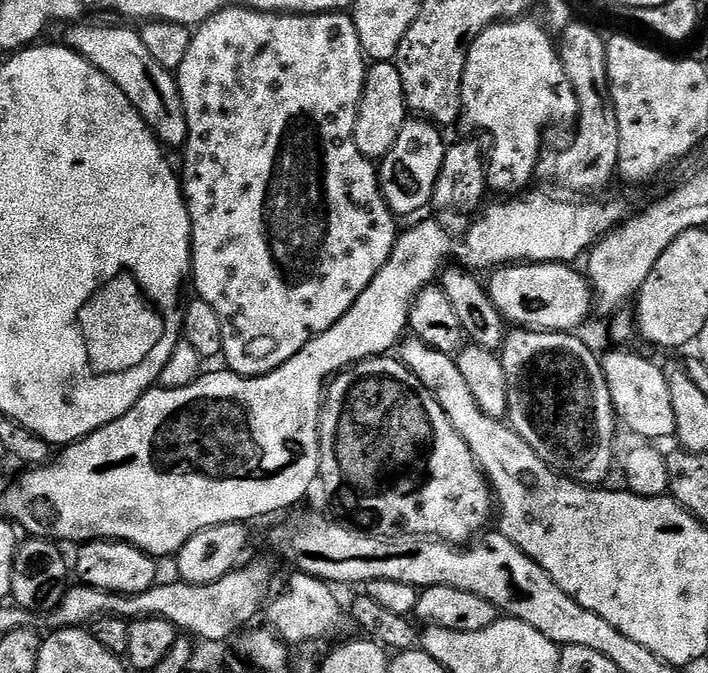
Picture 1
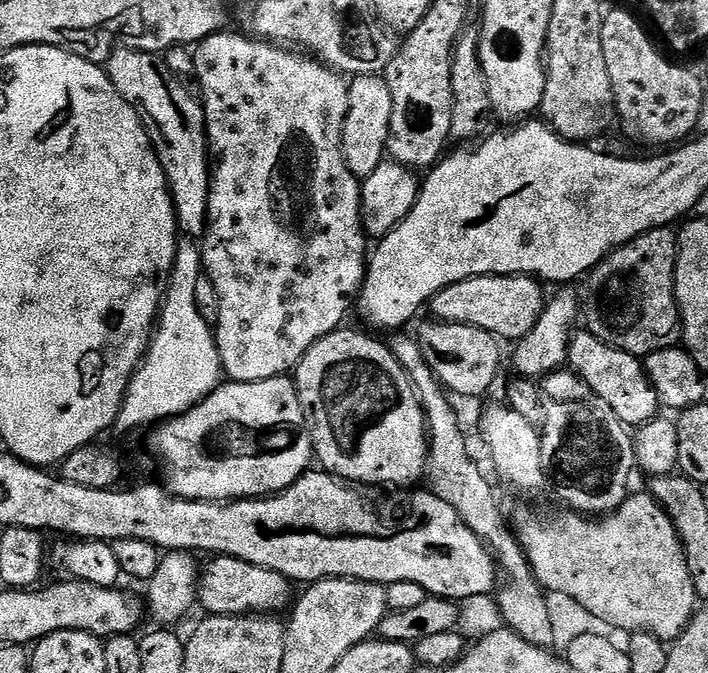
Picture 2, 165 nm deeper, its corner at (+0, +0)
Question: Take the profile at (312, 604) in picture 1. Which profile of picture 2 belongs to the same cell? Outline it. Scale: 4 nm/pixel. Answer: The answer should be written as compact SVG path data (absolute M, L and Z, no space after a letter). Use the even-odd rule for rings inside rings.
M213 555L211 557L212 560L207 565L206 563L203 565L202 571L200 573L200 583L198 585L198 604L199 607L202 609L205 608L205 613L207 613L208 616L247 616L249 614L280 614L276 612L280 612L289 607L293 603L294 600L294 592L292 596L292 588L293 585L290 583L290 581L285 578L282 574L278 574L274 570L266 570L262 566L254 566L250 562L242 562L242 558L234 558L233 556L217 556Z

